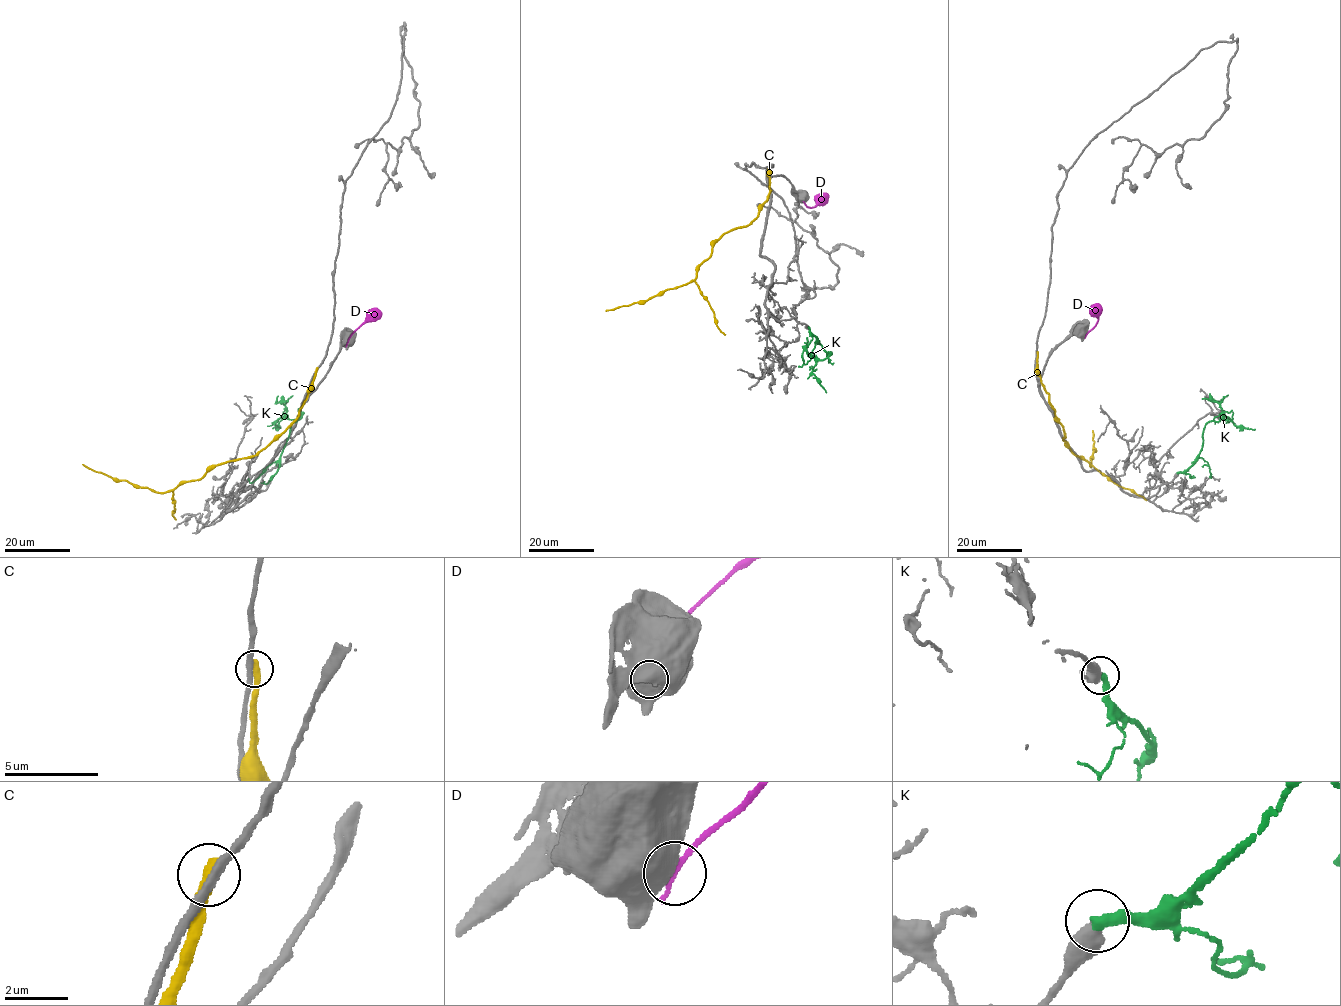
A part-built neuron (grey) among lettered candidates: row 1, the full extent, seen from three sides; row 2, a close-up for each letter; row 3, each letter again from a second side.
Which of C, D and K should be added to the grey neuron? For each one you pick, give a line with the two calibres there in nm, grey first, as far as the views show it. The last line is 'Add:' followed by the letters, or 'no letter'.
K: 550 nm thick on the grey side, 380 nm on the other
Add: K

